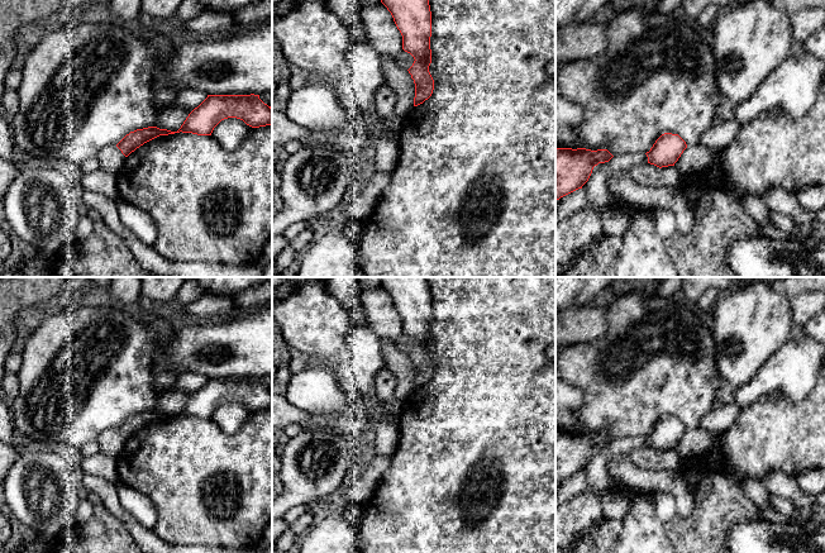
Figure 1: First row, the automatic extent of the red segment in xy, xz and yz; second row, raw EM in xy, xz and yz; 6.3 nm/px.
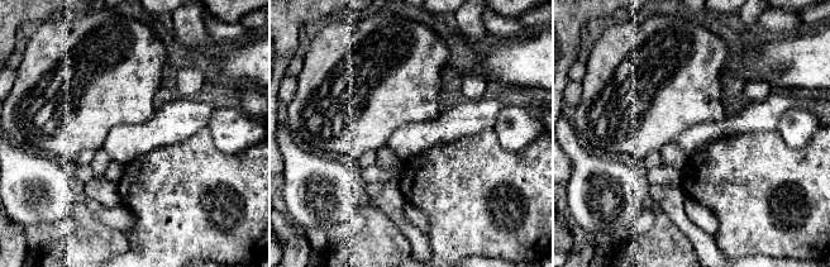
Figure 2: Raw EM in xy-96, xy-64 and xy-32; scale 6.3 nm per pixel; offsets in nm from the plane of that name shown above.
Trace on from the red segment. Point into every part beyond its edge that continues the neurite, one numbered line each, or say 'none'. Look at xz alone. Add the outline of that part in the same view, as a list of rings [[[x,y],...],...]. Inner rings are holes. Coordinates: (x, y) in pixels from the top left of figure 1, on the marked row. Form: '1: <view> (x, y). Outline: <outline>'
none

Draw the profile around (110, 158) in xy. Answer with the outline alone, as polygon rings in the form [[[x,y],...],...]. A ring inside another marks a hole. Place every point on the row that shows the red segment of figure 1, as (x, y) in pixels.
[[[108,146],[96,158],[100,162],[100,168],[116,175],[123,167],[125,156],[116,146]]]

